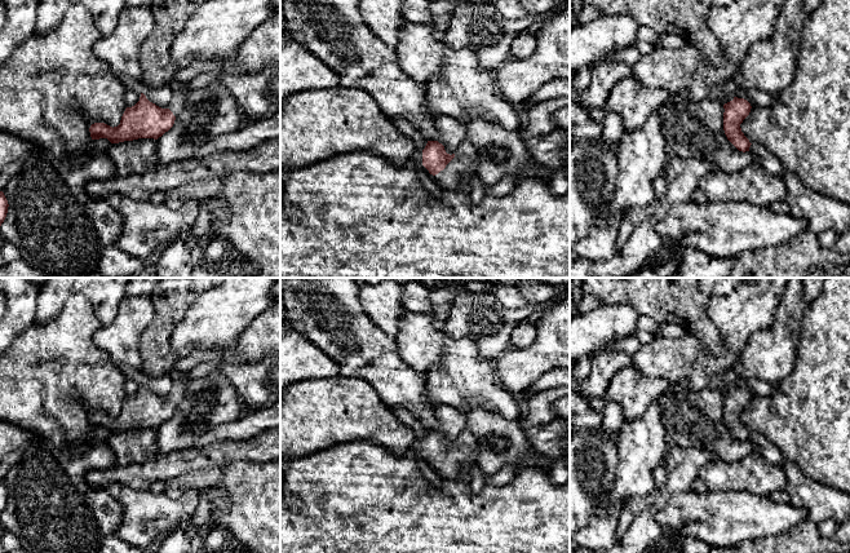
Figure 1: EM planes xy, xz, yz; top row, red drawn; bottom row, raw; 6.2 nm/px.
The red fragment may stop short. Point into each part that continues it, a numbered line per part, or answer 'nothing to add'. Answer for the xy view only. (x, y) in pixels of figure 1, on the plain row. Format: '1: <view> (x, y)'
1: xy (177, 393)

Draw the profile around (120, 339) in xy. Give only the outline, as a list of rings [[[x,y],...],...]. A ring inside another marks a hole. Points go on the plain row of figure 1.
[[[125,295],[115,319],[93,335],[93,342],[110,355],[116,367],[140,376],[142,367],[140,339],[152,322],[154,315],[155,310],[150,296]]]

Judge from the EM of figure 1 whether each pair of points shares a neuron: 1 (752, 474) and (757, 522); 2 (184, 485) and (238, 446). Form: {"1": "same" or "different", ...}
{"1": "different", "2": "different"}

